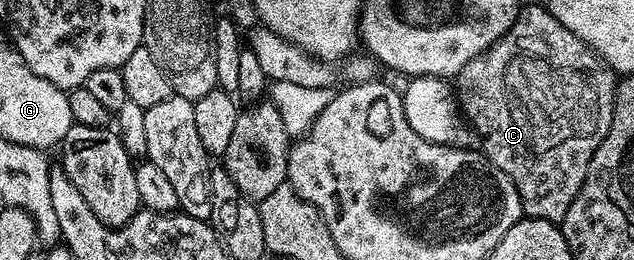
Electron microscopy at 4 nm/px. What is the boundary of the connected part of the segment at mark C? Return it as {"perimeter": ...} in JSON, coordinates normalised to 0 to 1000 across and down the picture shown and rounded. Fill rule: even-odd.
{"perimeter":[[[812,96],[774,185],[726,265],[719,296],[719,381],[746,519],[760,535],[765,612],[814,715],[825,819],[838,846],[883,854],[921,700],[934,592],[940,592],[962,496],[972,292],[961,258],[946,269],[931,292],[931,338],[915,346],[918,392],[905,385],[905,400],[896,400],[896,423],[855,423],[855,408],[845,408],[852,392],[839,392],[842,323],[849,315],[839,277],[836,292],[830,285],[826,338],[801,323],[808,231],[798,177],[811,123]]]}

